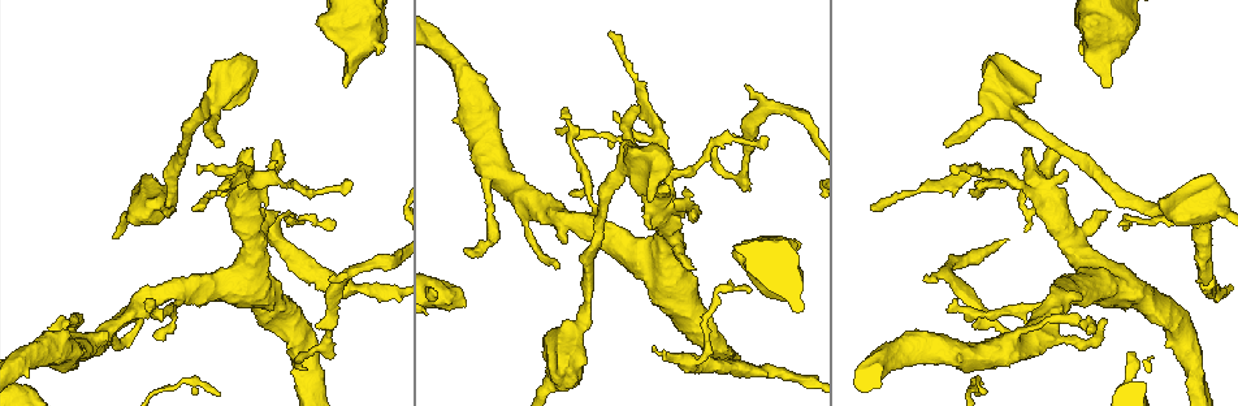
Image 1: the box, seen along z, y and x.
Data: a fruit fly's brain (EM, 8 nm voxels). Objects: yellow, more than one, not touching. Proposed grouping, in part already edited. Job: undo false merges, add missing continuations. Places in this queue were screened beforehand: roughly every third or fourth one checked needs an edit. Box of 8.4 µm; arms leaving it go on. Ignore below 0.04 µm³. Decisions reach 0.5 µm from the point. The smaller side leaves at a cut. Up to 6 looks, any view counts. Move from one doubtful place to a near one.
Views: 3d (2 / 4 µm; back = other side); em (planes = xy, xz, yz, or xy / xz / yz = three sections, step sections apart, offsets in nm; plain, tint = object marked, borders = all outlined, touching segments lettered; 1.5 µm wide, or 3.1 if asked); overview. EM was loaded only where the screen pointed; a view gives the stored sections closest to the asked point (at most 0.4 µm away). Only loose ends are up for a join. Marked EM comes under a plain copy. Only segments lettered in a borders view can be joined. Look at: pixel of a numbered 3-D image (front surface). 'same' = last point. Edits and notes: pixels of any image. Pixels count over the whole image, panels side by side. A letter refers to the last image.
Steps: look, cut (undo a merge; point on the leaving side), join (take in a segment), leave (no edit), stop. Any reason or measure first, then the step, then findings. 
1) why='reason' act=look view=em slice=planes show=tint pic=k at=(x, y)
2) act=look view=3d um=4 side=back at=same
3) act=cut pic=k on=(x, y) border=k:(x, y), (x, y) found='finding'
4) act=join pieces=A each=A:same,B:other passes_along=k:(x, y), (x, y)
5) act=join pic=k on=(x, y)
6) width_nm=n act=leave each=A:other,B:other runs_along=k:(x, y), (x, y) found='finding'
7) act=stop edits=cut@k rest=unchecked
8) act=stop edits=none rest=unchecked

why='an open end' act=look view=em slice=planes show=borders pic=1 at=(465, 249)

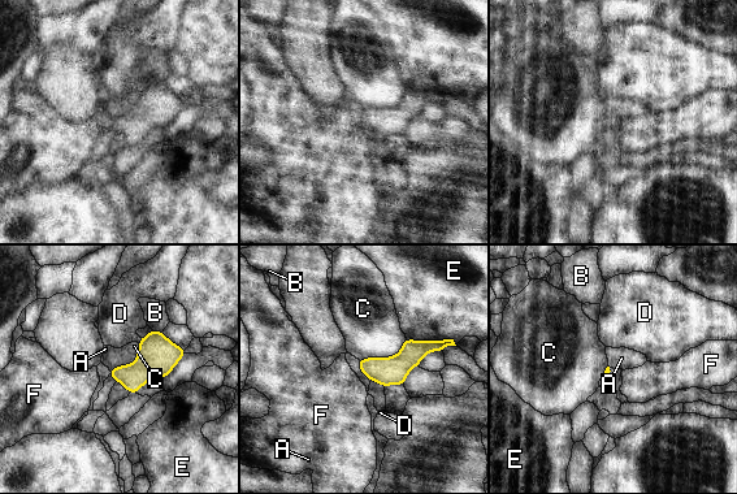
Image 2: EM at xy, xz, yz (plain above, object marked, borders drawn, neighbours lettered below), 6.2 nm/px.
act=leave each=A:other,B:other,C:other,D:other,E:other,F:other runs_along=2:(438, 345), (399, 365), (362, 363) found='none of them fits'

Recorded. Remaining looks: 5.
why='free end' act=look view=3d um=2 side=back pic=1 at=(653, 347)

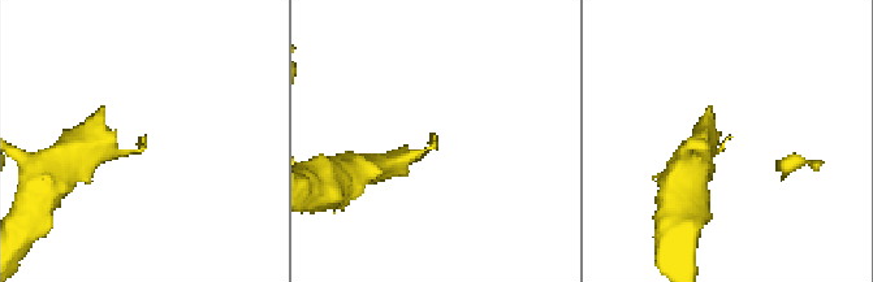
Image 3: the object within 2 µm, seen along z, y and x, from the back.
why='need the tissue' act=look view=em slice=planes show=borders pic=3 at=(143, 141)

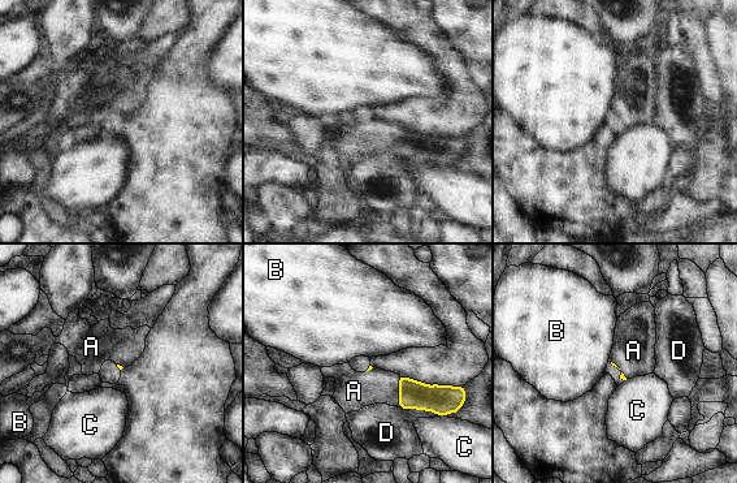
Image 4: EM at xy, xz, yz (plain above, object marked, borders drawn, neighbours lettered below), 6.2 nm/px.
act=join pieces=A each=A:same,B:other,C:other,D:other passes_along=4:(412, 395), (399, 391), (359, 389) found='the neuron continues'

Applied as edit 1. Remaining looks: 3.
why='see it whole again' act=look view=overview

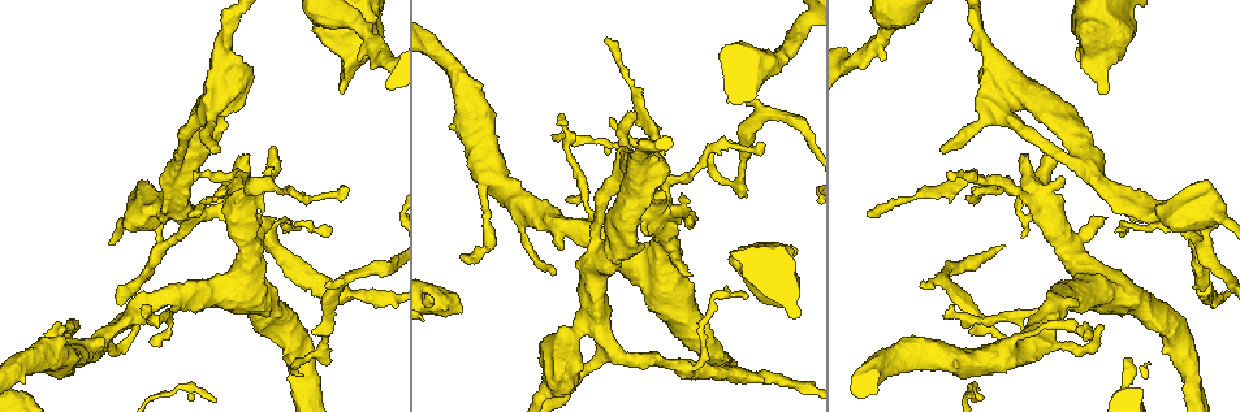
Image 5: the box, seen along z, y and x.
why='branch stops here' act=look view=em slice=planes show=borders pic=5 at=(941, 151)

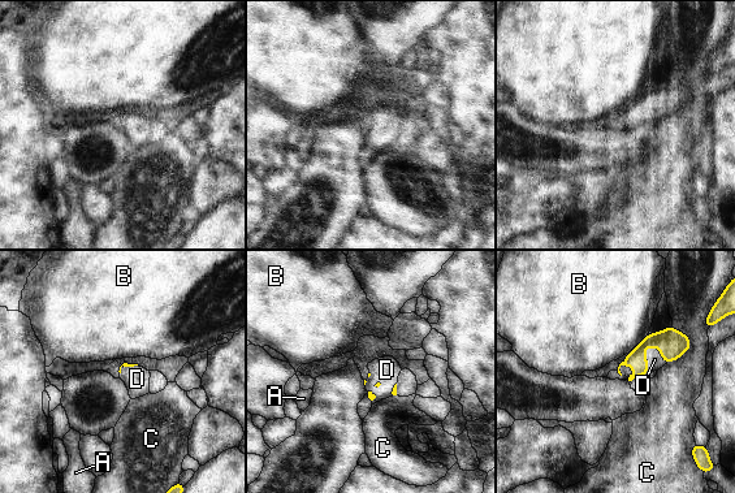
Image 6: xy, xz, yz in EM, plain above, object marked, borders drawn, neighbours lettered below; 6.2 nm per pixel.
act=join pieces=D each=A:other,B:other,C:other,D:same passes_along=6:(671, 344), (658, 349), (654, 359) found='the neuron continues'

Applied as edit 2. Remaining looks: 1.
act=stop edits=join@4,join@6 rest=unchecked

